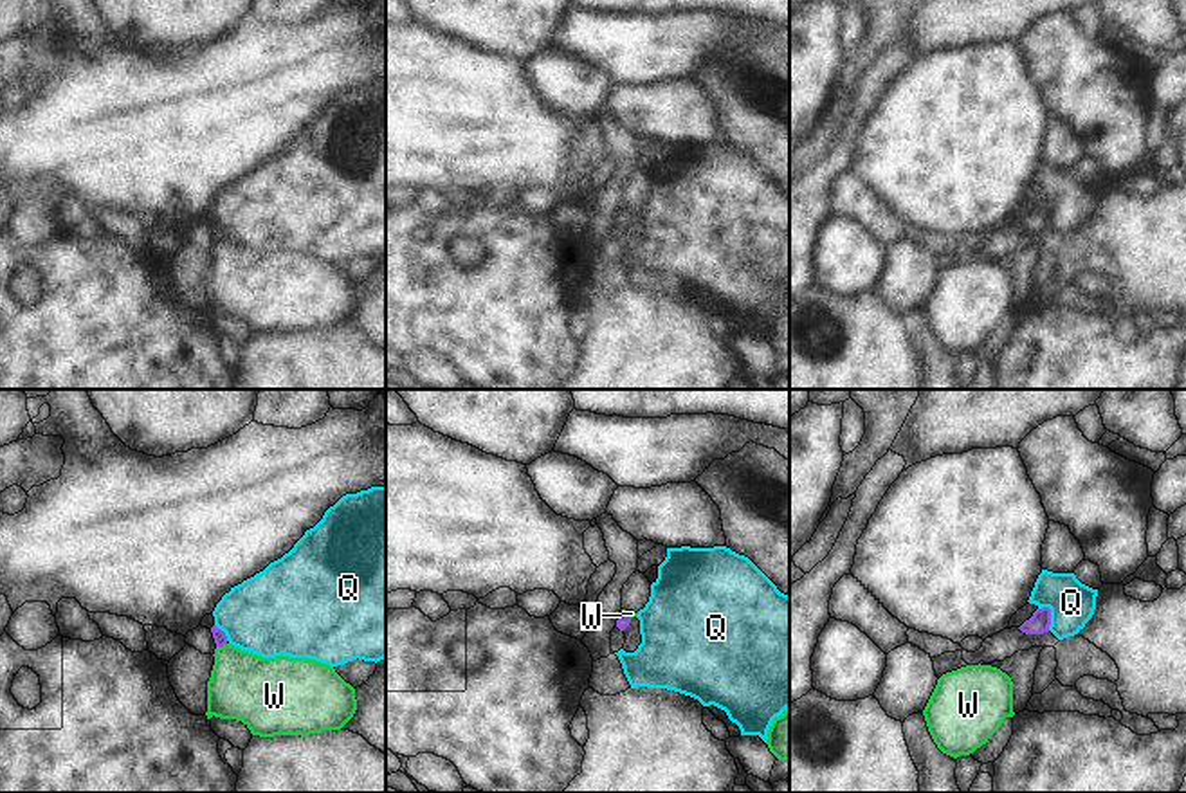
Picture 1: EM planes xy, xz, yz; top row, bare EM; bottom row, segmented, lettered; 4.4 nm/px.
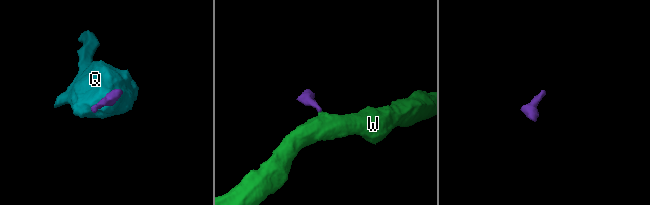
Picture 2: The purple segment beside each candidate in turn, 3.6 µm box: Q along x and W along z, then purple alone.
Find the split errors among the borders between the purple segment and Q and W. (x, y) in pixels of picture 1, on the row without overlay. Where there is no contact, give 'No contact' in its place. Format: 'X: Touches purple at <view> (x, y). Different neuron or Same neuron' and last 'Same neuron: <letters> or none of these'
Q: Touches purple at yz (1049, 213). Different neuron
W: Touches purple at xy (222, 242). Same neuron
Same neuron: W.

